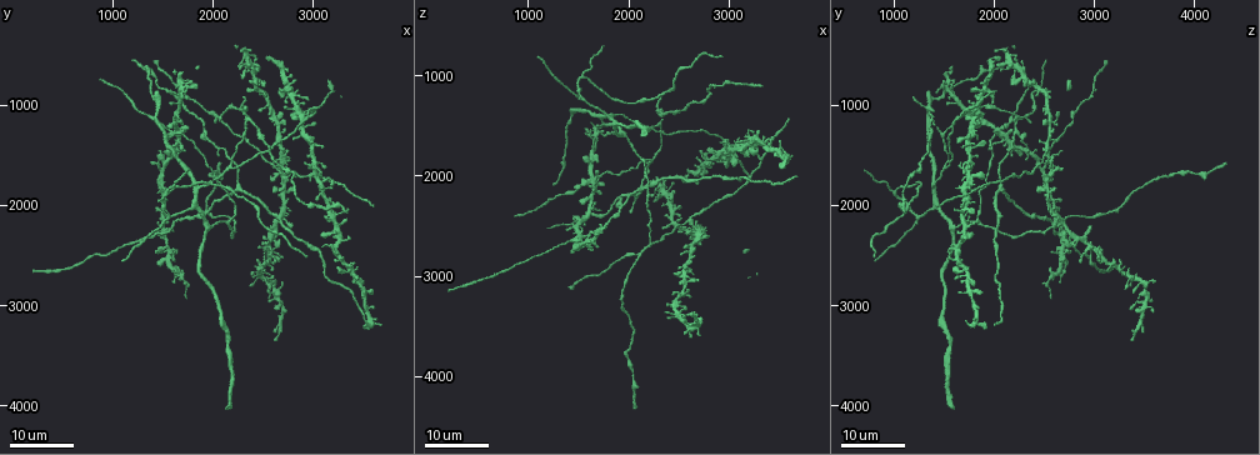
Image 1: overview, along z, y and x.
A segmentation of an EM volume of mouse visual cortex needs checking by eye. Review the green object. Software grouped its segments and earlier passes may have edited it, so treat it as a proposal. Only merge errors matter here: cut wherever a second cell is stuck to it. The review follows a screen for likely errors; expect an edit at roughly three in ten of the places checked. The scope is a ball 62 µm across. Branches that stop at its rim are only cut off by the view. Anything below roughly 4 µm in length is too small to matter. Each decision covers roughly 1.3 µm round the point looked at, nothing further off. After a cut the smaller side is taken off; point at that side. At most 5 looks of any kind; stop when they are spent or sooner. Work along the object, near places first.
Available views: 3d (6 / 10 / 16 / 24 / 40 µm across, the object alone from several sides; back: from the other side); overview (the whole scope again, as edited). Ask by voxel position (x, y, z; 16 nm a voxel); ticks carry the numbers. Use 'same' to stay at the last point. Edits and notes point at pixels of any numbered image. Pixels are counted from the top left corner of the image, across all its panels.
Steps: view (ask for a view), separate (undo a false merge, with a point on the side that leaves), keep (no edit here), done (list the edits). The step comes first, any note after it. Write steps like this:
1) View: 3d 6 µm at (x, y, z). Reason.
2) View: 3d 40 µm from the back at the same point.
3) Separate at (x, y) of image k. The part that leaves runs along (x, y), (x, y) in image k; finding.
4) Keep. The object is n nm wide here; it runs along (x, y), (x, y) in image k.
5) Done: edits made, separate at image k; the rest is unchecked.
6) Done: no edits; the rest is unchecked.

View: 3d 16 µm at (2260, 1820, 2080). Branch point.

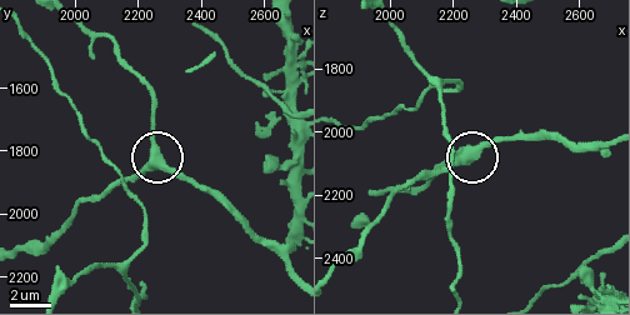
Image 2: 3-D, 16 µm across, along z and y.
View: 3d 10 µm at the same point. Zoom in.

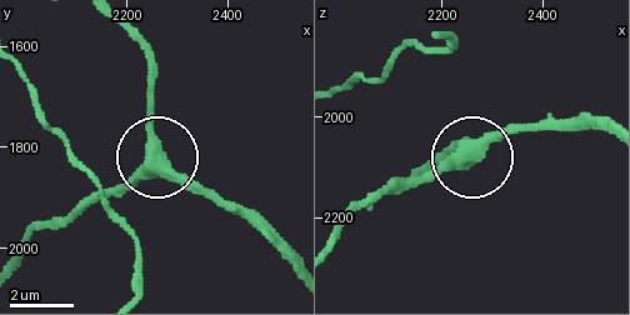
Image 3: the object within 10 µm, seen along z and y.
Keep. 3 arms meet here; it runs along (21, 248), (119, 196), (151, 168), (159, 151), (151, 56) in image 3; continuous, no second cell.

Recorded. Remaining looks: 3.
View: 3d 24 µm at (2620, 1180, 2600). Looks like a crossing.

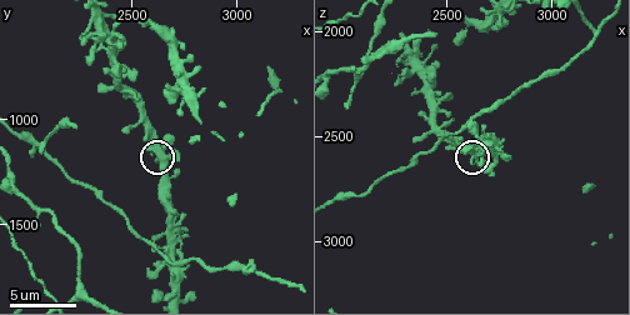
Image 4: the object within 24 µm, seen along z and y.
View: 3d 10 µm at the same point. Zoom in.

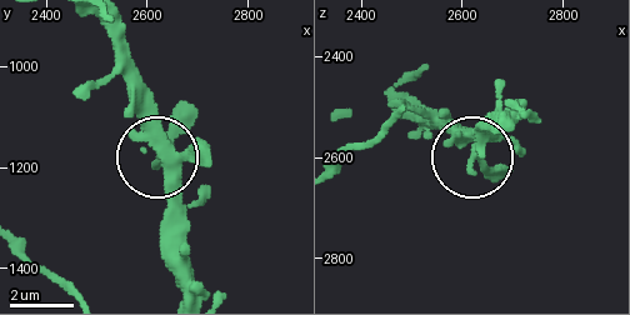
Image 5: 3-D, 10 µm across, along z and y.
Keep. The object is 320 nm wide here; one cell here.

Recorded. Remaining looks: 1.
Done: no edits; the rest is unchecked.

